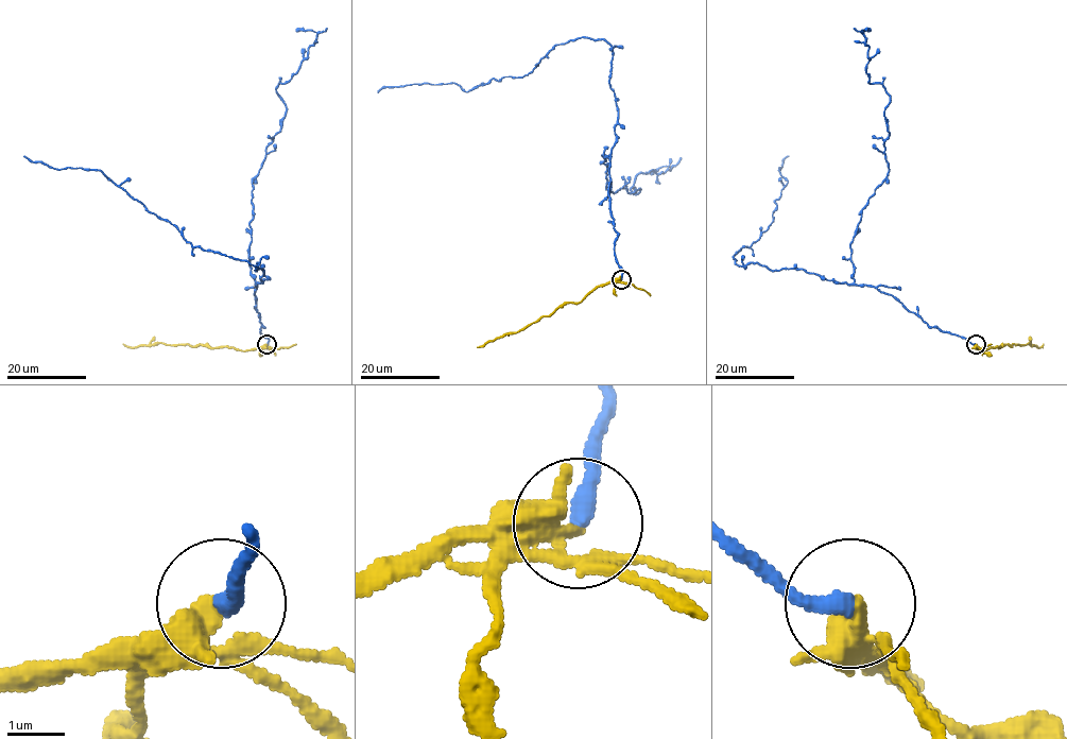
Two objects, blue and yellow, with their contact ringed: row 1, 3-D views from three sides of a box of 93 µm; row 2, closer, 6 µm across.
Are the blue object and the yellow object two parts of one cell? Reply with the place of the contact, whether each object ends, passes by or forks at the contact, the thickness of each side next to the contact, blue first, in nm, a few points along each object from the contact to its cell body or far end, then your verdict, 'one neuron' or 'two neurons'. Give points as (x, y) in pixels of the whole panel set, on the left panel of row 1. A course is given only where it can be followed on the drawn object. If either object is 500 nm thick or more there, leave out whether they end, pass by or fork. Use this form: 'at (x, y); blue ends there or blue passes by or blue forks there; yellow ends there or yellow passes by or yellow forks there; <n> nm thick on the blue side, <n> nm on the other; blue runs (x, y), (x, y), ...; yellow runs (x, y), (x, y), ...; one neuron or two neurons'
at (267, 344); blue ends there; yellow passes by; 320 nm thick on the blue side, 320 nm on the other; blue runs (267, 344), (254, 294), (263, 274), (255, 271), (258, 262), (193, 246), (100, 170), (55, 169), (23, 156); yellow runs (267, 344), (236, 350), (199, 344), (153, 343), (130, 347), (122, 343); two neurons

